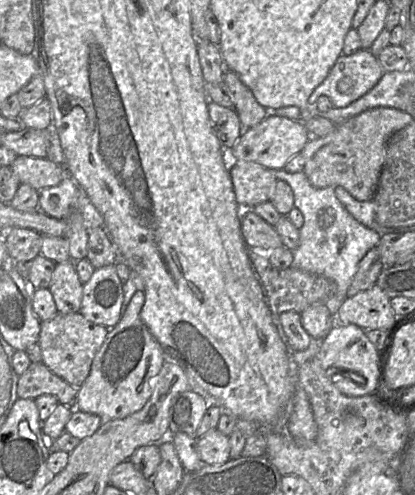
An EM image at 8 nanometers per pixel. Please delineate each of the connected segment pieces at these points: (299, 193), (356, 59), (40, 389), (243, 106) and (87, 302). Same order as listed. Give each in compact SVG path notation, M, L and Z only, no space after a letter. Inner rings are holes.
M279 169L274 170L273 172L277 180L282 180L289 184L294 195L294 207L299 209L304 217L304 223L299 230L299 246L295 250L291 250L293 252L293 261L291 266L306 272L322 275L336 284L336 293L325 303L325 306L334 317L335 324L337 312L343 301L347 298L347 290L357 271L359 262L371 248L379 244L381 236L376 231L358 222L346 210L335 195L335 188L314 187L309 182L304 171L289 173L285 169Z
M359 49L356 53L352 55L340 55L336 60L334 66L331 68L329 74L325 80L317 86L310 97L308 98L309 106L316 106L316 102L320 96L327 96L331 100L335 108L344 108L364 96L368 91L370 91L383 76L383 69L376 56L371 54L367 49ZM343 77L350 77L353 81L352 92L348 94L343 94L338 91L338 82Z
M31 363L19 376L18 398L36 399L41 395L53 395L58 402L71 409L76 409L78 389L54 374L45 364Z
M226 70L223 81L231 92L234 110L244 129L257 125L270 114L270 110L257 102L252 91L240 80L235 72Z
M114 264L95 269L83 285L80 313L90 322L114 328L121 319L123 282Z

